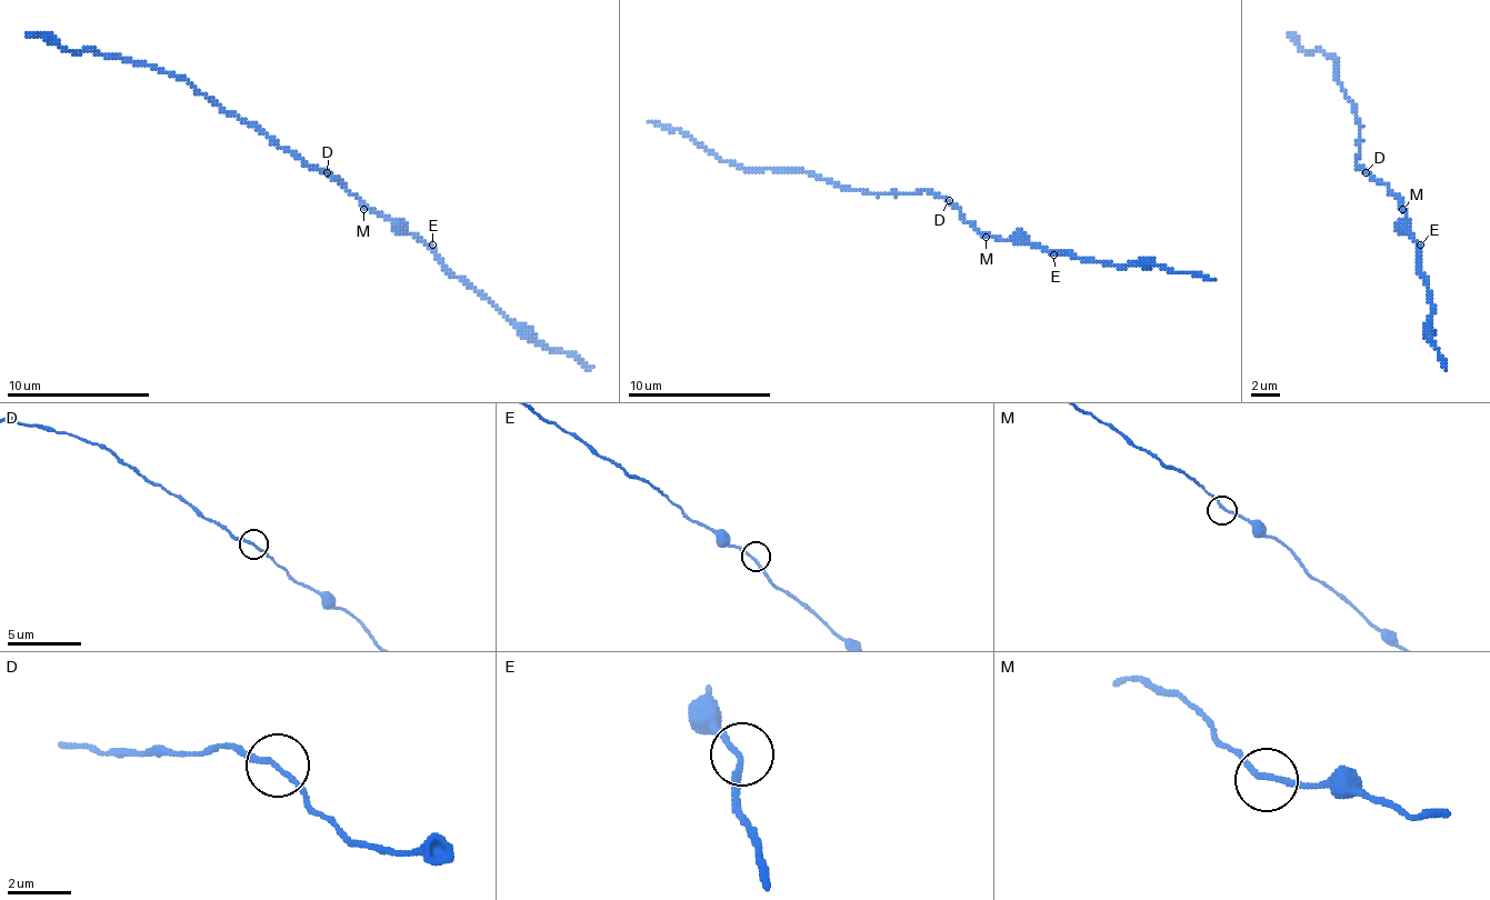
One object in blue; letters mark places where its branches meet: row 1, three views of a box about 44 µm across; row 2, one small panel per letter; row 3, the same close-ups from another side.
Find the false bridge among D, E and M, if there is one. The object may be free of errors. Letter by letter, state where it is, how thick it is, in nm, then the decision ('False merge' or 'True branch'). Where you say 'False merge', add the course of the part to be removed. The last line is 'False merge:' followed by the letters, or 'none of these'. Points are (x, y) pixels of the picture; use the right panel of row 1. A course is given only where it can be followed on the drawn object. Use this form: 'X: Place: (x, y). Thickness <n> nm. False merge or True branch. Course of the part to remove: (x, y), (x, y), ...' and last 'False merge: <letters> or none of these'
D: Place: (1366, 172). Thickness 160 nm. True branch
E: Place: (1420, 244). Thickness 170 nm. True branch
M: Place: (1402, 209). Thickness 160 nm. True branch
False merge: none of these

